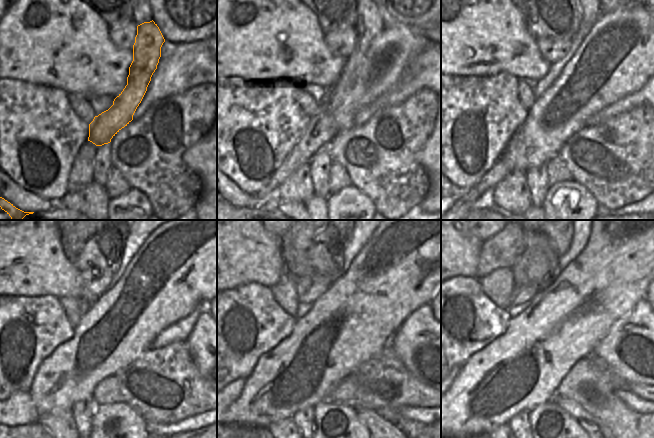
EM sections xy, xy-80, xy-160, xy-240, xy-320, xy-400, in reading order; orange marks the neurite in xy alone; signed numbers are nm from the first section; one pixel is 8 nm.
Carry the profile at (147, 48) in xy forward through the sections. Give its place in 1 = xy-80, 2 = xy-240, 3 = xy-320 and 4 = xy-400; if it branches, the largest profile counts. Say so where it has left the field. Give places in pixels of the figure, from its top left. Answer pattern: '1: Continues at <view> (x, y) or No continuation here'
1: Continues at xy-80 (322, 129)
2: No continuation here
3: No continuation here
4: No continuation here.

